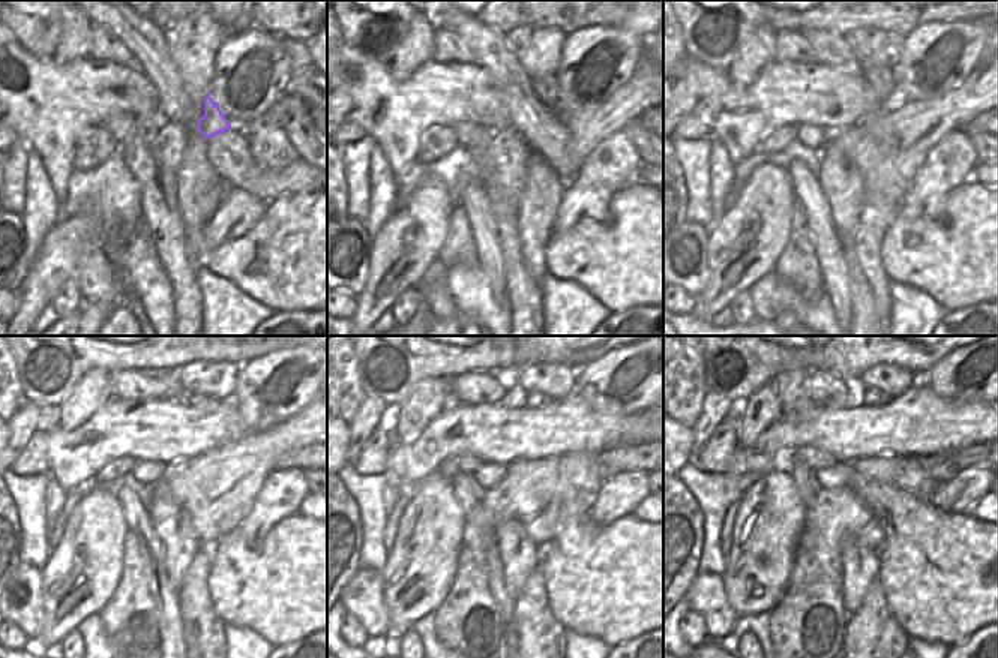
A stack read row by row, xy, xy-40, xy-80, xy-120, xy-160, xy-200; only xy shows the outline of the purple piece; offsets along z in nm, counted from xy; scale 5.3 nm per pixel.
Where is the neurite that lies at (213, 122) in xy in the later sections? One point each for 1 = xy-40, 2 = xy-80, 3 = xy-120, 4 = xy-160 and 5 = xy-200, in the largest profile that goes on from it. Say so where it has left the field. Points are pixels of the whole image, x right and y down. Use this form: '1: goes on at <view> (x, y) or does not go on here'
1: goes on at xy-40 (547, 89)
2: goes on at xy-80 (878, 77)
3: goes on at xy-120 (195, 400)
4: goes on at xy-160 (532, 399)
5: goes on at xy-200 (868, 397)

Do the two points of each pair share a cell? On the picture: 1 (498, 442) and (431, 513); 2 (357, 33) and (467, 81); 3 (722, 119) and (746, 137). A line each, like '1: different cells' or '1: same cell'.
1: different cells
2: different cells
3: same cell

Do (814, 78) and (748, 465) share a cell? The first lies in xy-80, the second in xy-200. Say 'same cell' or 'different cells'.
same cell

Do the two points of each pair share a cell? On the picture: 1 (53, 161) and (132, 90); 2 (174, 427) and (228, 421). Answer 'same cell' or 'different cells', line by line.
1: same cell
2: same cell

